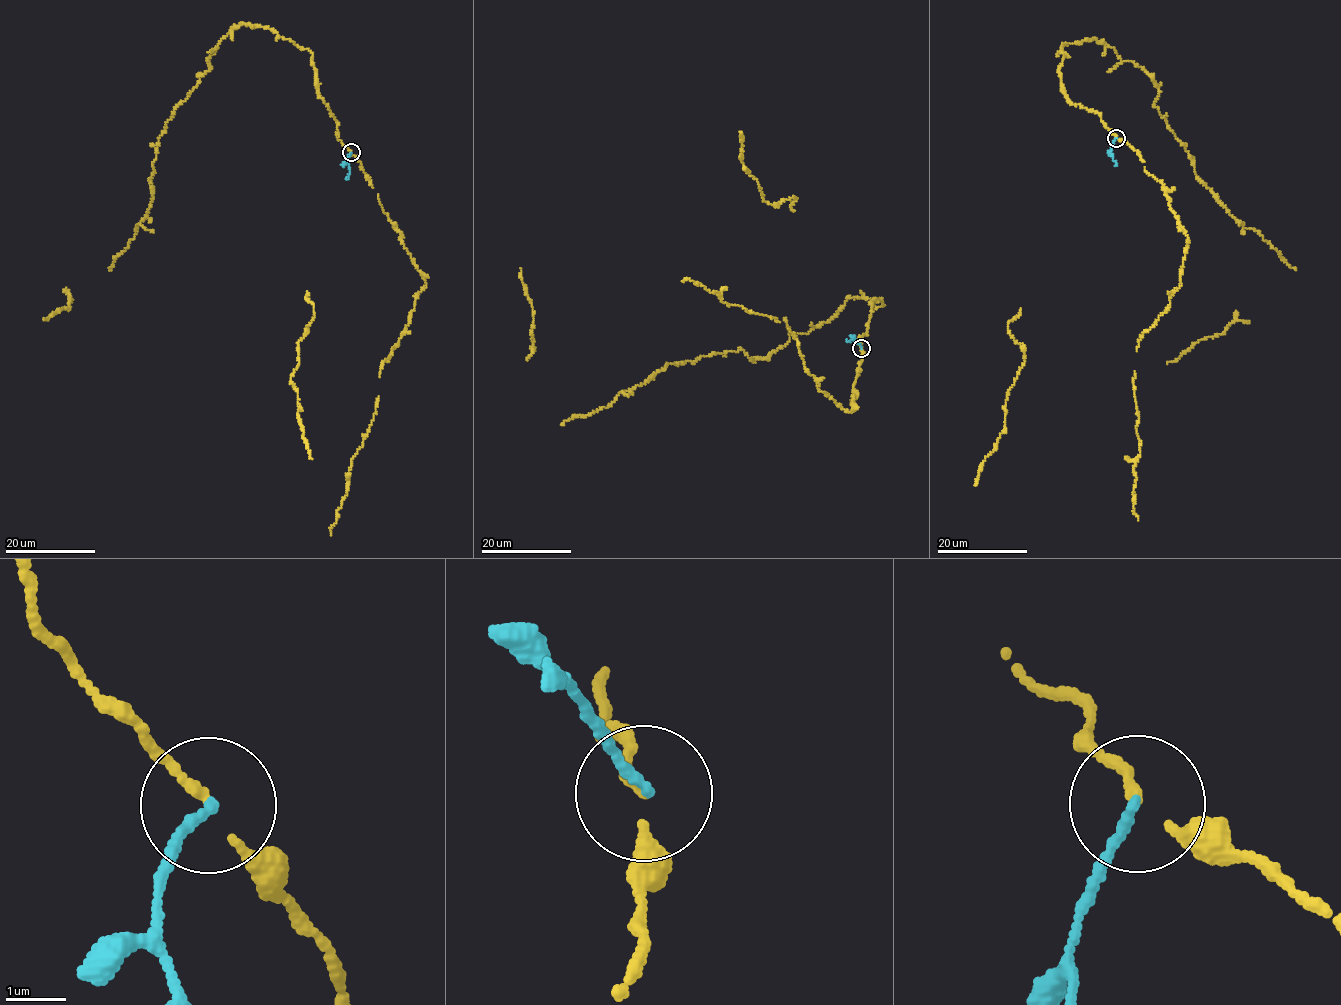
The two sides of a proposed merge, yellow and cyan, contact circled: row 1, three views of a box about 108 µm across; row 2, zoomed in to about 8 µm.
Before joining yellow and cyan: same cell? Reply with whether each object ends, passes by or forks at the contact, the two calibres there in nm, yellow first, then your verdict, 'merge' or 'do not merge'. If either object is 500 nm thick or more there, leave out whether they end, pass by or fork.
yellow passes by; cyan ends there; 110 nm thick on the yellow side, 150 nm on the other; do not merge

